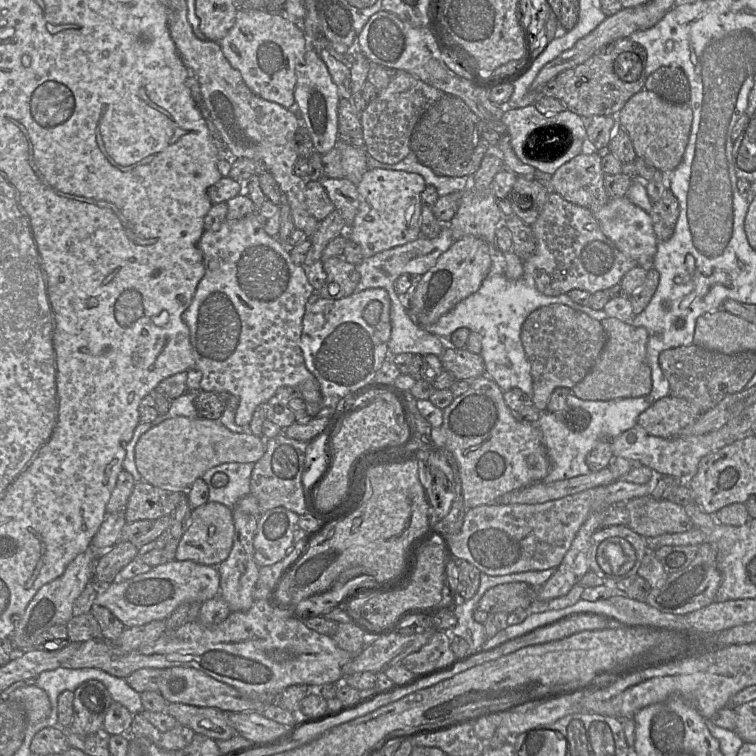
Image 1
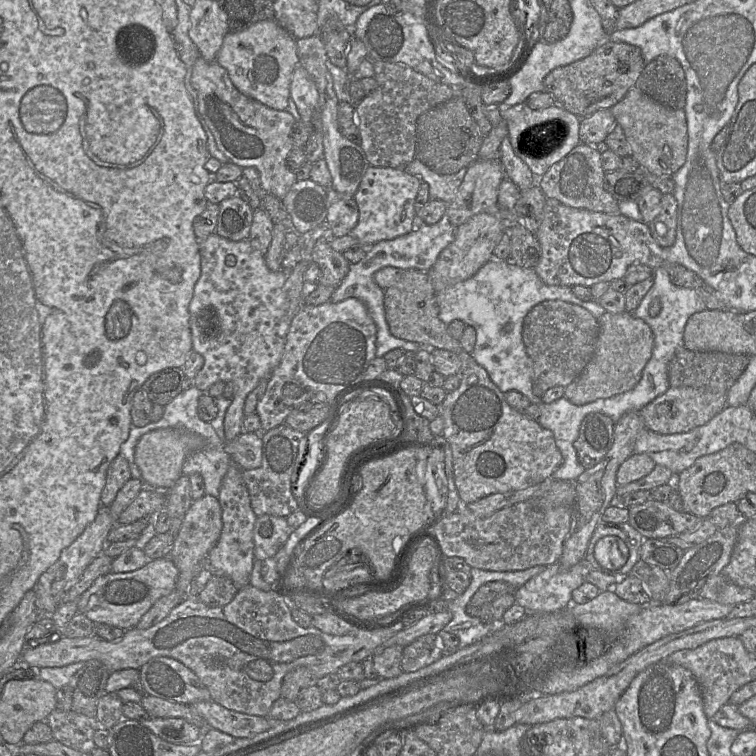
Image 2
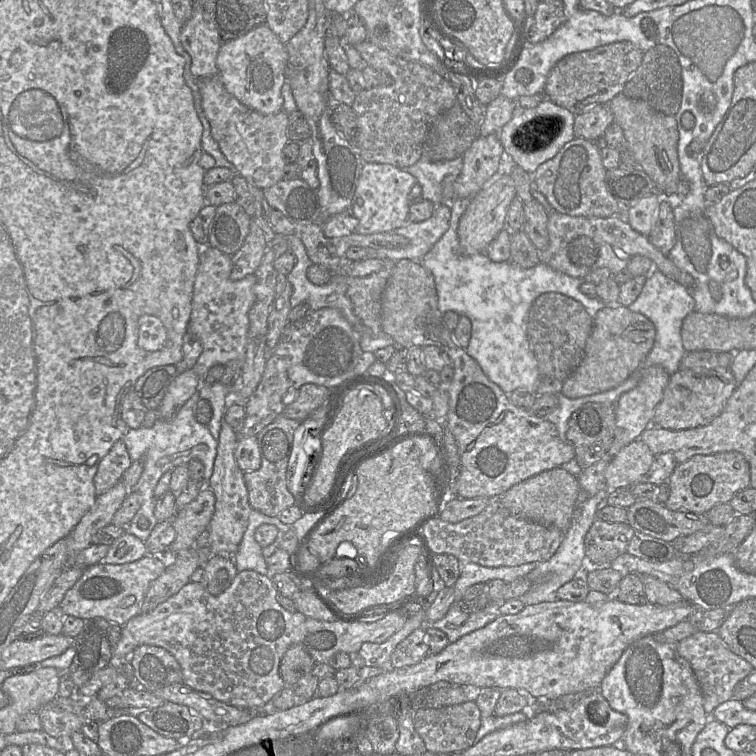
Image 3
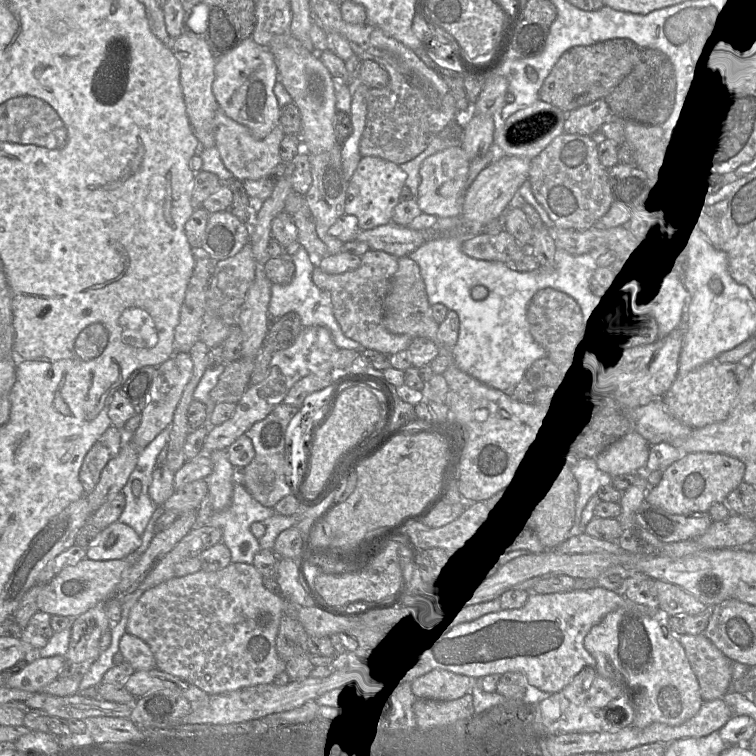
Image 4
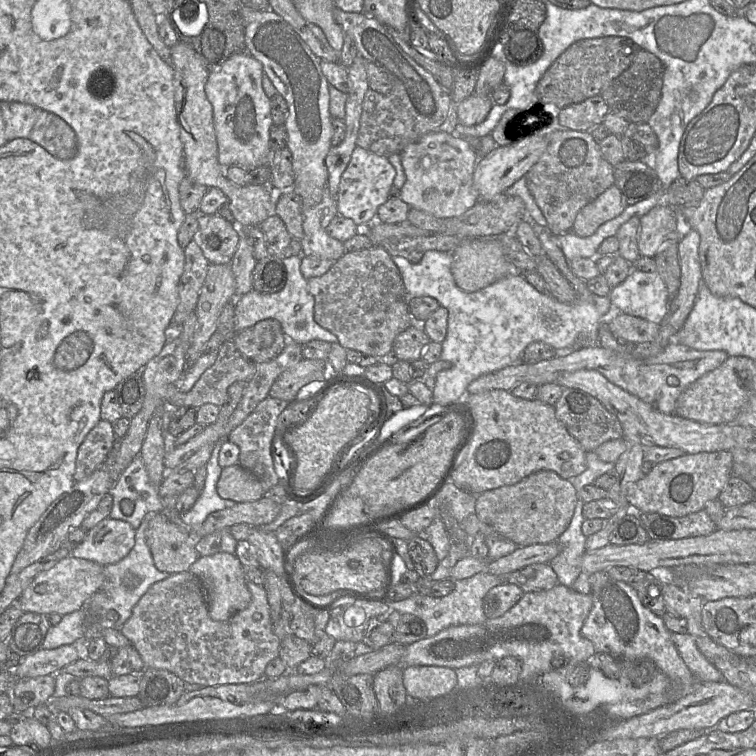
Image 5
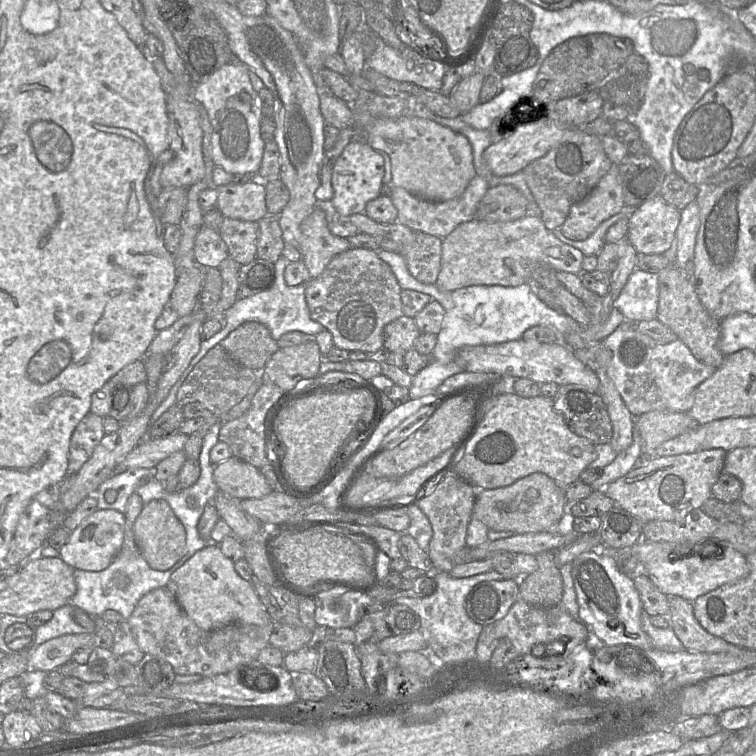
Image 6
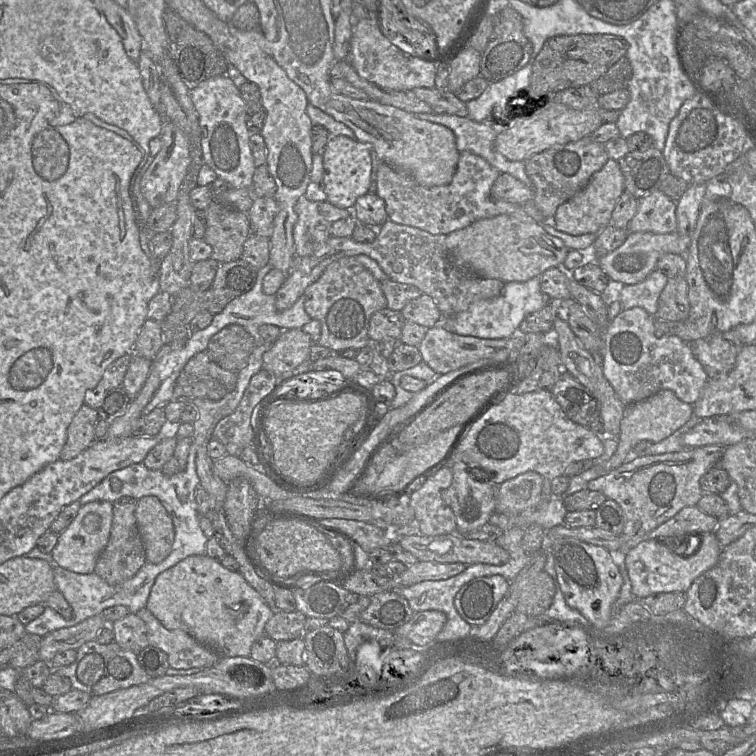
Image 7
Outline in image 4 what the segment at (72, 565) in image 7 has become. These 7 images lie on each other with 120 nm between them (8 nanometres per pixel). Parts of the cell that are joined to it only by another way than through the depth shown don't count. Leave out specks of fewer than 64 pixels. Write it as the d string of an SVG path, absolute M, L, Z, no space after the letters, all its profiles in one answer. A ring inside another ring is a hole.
M116 521L100 531L95 541L86 548L86 558L97 561L123 559L141 545L141 537L130 526Z

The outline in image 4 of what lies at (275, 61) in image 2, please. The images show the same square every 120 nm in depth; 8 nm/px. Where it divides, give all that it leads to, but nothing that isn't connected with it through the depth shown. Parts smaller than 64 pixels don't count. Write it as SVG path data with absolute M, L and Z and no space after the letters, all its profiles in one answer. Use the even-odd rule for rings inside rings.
M249 37L216 60L214 72L212 92L219 109L246 126L255 138L266 137L279 124L281 109L273 92L278 70L271 51Z

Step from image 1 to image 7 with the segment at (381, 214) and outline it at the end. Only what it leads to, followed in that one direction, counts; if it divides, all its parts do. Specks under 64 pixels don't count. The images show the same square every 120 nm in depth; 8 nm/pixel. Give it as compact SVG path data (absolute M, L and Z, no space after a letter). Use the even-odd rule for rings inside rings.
M346 136L331 137L323 150L322 186L327 202L340 208L353 210L356 200L367 194L371 183L371 145L354 141Z

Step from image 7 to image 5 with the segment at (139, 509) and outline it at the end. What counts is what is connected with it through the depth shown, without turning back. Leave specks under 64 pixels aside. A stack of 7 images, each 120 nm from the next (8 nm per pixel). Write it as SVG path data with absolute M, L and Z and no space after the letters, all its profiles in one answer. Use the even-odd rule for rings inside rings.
M161 513L155 514L148 522L145 541L156 568L162 572L175 574L188 571L190 566L200 557L194 546L190 529L182 528Z

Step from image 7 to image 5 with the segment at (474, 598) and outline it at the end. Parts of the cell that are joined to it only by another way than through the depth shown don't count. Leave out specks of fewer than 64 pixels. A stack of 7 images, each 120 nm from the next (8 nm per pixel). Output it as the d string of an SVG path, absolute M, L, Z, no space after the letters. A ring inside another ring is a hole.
M503 581L491 588L483 598L486 618L494 619L511 609L523 596L524 591L517 585Z

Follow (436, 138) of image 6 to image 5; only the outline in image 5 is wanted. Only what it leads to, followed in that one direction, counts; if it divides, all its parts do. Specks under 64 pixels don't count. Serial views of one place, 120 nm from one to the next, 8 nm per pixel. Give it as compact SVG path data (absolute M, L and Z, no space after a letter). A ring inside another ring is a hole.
M433 131L407 145L400 157L406 180L400 189L399 198L410 208L438 219L450 219L462 215L478 202L479 197L473 185L478 155L464 137Z

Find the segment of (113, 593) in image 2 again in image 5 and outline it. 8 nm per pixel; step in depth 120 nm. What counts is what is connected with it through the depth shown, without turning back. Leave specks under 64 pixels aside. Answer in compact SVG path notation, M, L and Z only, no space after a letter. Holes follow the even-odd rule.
M68 556L49 570L39 573L18 598L23 612L65 615L86 607L91 597L102 587L104 566L85 559Z

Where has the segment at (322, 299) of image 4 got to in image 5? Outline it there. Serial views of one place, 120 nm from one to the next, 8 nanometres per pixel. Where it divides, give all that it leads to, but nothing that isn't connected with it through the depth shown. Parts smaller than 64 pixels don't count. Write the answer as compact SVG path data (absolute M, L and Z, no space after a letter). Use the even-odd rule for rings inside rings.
M302 255L283 259L286 267L287 279L284 288L276 293L262 294L253 290L240 298L234 299L235 330L243 329L265 319L277 320L289 341L304 344L311 340L322 340L329 343L338 343L337 337L320 326L314 319L315 300L309 292L308 281L301 273Z

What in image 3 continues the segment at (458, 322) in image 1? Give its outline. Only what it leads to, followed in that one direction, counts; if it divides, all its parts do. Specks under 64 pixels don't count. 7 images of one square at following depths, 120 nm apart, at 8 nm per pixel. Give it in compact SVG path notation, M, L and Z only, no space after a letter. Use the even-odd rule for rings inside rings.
M455 198L451 201L449 228L421 262L434 278L441 314L454 311L471 321L471 339L465 351L479 364L485 375L506 395L516 389L537 394L538 363L528 344L528 311L535 299L545 292L561 293L580 302L592 318L607 304L581 292L583 279L558 272L543 262L533 268L524 269L510 261L493 262L484 253L462 255L458 226L469 201L466 198Z

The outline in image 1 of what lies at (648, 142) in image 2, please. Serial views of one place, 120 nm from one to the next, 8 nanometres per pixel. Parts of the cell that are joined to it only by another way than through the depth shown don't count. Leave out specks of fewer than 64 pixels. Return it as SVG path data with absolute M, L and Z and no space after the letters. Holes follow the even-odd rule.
M643 89L627 101L616 117L618 126L628 133L637 157L666 173L681 163L693 121L693 111L688 104L668 103L656 93Z

